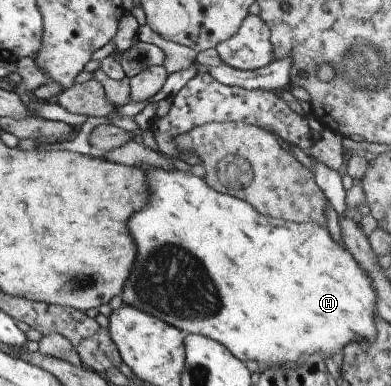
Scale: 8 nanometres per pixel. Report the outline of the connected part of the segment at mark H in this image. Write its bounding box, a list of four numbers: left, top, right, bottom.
[121,165,375,366]

